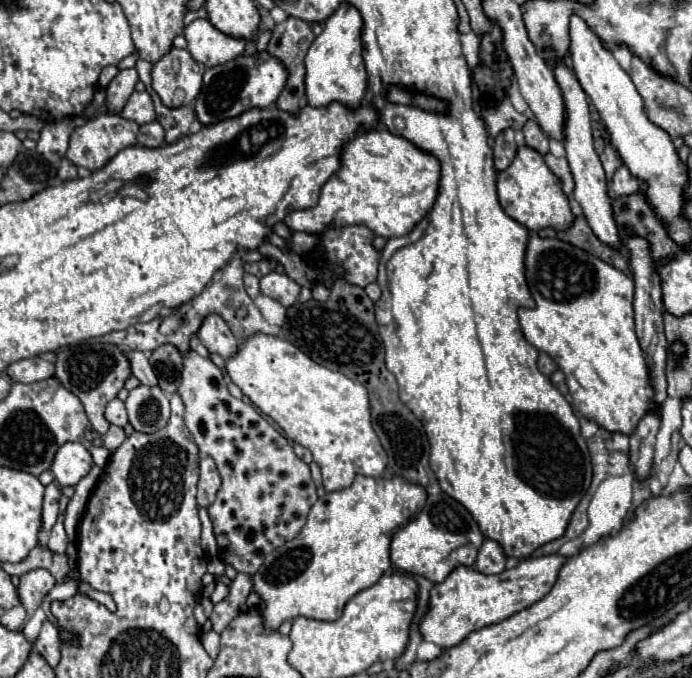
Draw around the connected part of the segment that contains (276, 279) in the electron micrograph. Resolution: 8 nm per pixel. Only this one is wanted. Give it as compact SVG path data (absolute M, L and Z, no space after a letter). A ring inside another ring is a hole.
M269 272L267 276L261 278L261 294L279 300L283 306L295 304L299 298L299 290L301 290L301 286L297 282L293 282L287 274Z

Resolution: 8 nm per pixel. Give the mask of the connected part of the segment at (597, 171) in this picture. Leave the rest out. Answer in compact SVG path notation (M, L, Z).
M557 62L553 66L555 78L561 86L563 98L565 98L565 108L567 108L567 126L565 126L565 150L567 150L567 160L569 160L569 168L573 172L575 178L575 188L573 188L573 198L575 202L583 208L583 214L587 218L587 224L591 226L593 234L607 244L613 250L621 250L621 238L619 238L619 230L617 230L617 222L613 216L613 200L609 196L609 184L601 166L601 160L597 156L597 152L593 150L593 136L591 136L591 120L589 120L589 106L587 106L587 94L583 92L581 84L577 82L577 78L569 72L565 62Z

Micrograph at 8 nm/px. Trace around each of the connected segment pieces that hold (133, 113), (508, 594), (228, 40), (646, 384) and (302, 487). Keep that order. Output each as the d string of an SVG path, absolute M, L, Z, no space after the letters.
M133 92L131 98L127 100L125 108L121 110L121 116L127 120L135 120L137 124L147 124L155 120L155 110L153 110L153 100L149 92Z
M545 554L539 558L527 558L519 562L519 568L503 570L501 574L481 574L475 568L457 566L441 584L431 590L431 610L421 622L421 634L425 640L443 648L457 646L465 636L485 626L497 624L515 612L539 602L555 584L561 566L565 564L561 554Z
M193 20L189 26L185 26L185 40L187 50L191 56L205 64L207 68L225 64L245 50L245 38L233 38L223 32L219 32L209 20Z
M531 234L527 244L525 274L531 296L535 298L535 308L521 308L517 312L525 340L537 350L547 352L565 374L573 410L579 418L593 420L607 432L631 436L645 414L657 412L657 404L653 402L655 388L635 334L633 280L581 248L559 242L557 238L539 238L537 234Z
M189 352L183 358L183 382L177 392L185 404L185 426L189 428L199 452L211 456L221 474L221 488L217 492L217 498L207 506L217 538L219 556L237 572L253 576L269 552L283 546L285 542L289 542L289 538L295 538L301 532L311 506L317 502L315 484L311 480L309 466L295 456L289 440L281 436L251 404L245 404L243 400L229 394L223 372L211 360L201 358L197 352Z

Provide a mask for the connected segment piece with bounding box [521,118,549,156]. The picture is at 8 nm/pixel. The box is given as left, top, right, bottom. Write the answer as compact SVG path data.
M533 118L525 122L525 126L523 126L521 132L525 134L525 144L527 144L529 148L537 150L537 152L543 154L543 156L549 152L549 138L543 134L543 130L539 128L539 124L537 124Z

